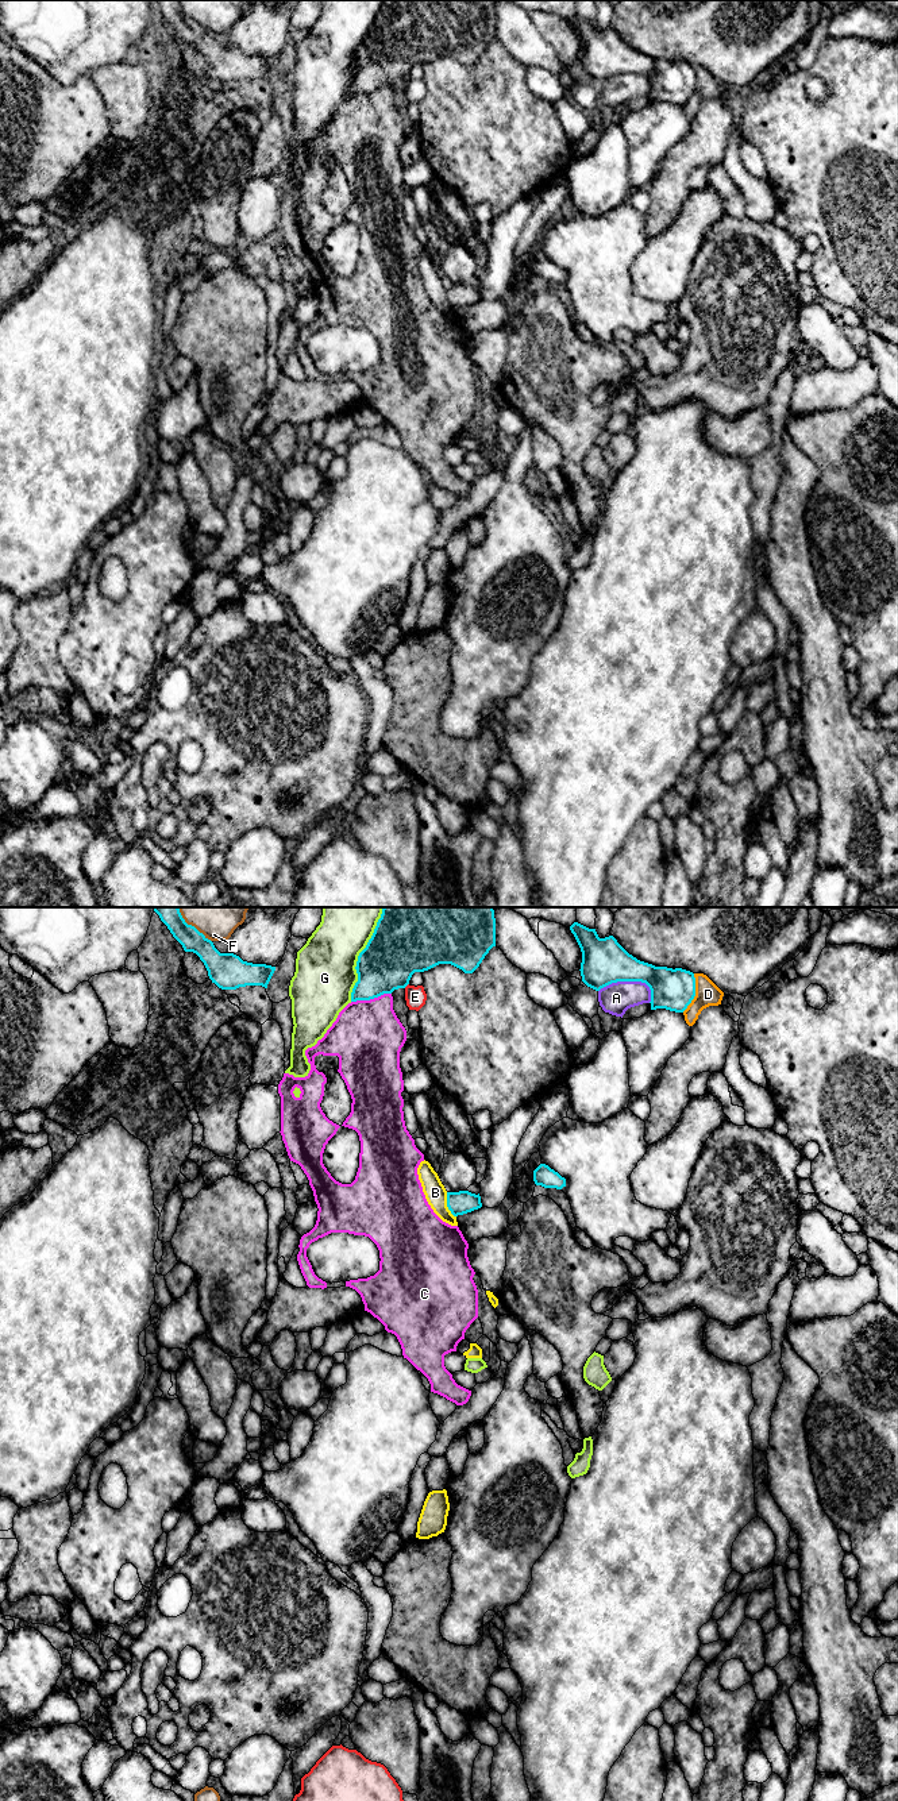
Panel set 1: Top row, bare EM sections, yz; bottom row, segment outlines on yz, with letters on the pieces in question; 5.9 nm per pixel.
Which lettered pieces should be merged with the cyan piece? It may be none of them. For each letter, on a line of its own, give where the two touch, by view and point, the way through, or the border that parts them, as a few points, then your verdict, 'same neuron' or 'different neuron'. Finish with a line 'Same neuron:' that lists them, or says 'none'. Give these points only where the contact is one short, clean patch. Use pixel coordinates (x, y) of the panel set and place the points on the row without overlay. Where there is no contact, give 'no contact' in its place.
A: meets cyan in yz at (631, 73); different neuron
B: meets cyan in yz at (447, 297); border along yz (446, 285), (446, 299), (455, 309); different neuron
C: meets cyan in yz at (370, 91); different neuron
D: meets cyan in yz at (694, 85); different neuron
E: meets cyan in yz at (405, 78); different neuron
F: meets cyan in yz at (191, 18); border along yz (177, 0), (181, 10), (211, 34); different neuron
G: meets cyan in yz at (359, 47); different neuron
Same neuron: none

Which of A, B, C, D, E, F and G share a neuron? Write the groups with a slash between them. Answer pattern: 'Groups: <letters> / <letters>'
Groups: A / B / C / D / E / F / G

